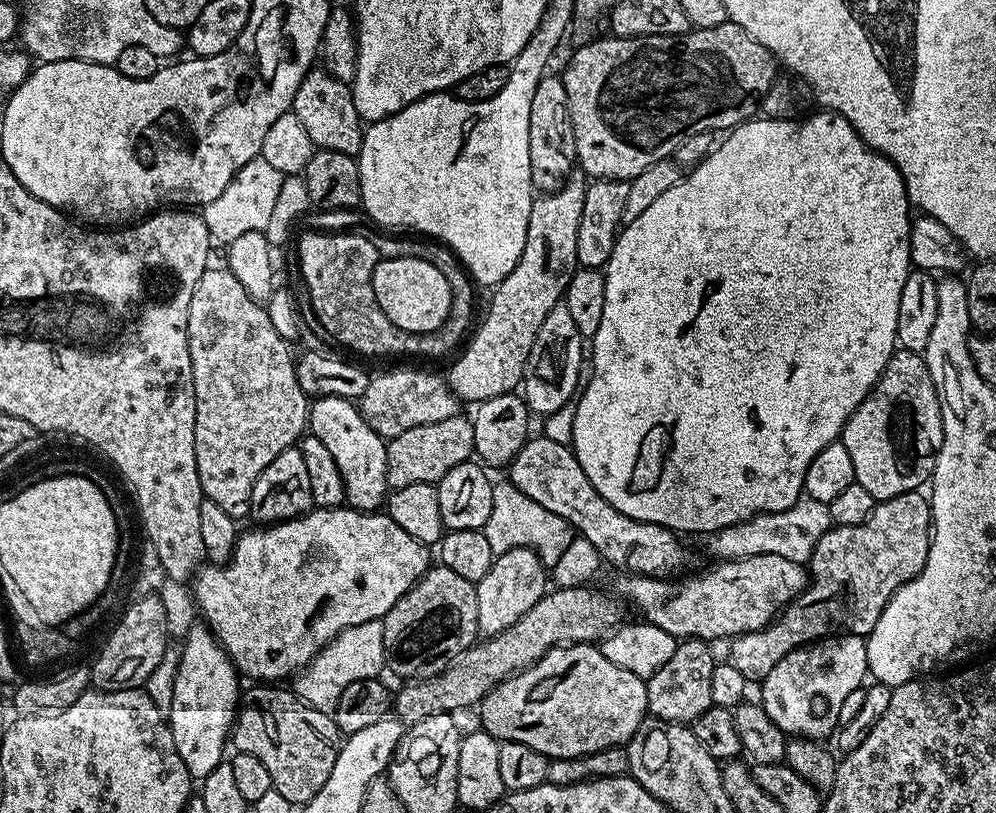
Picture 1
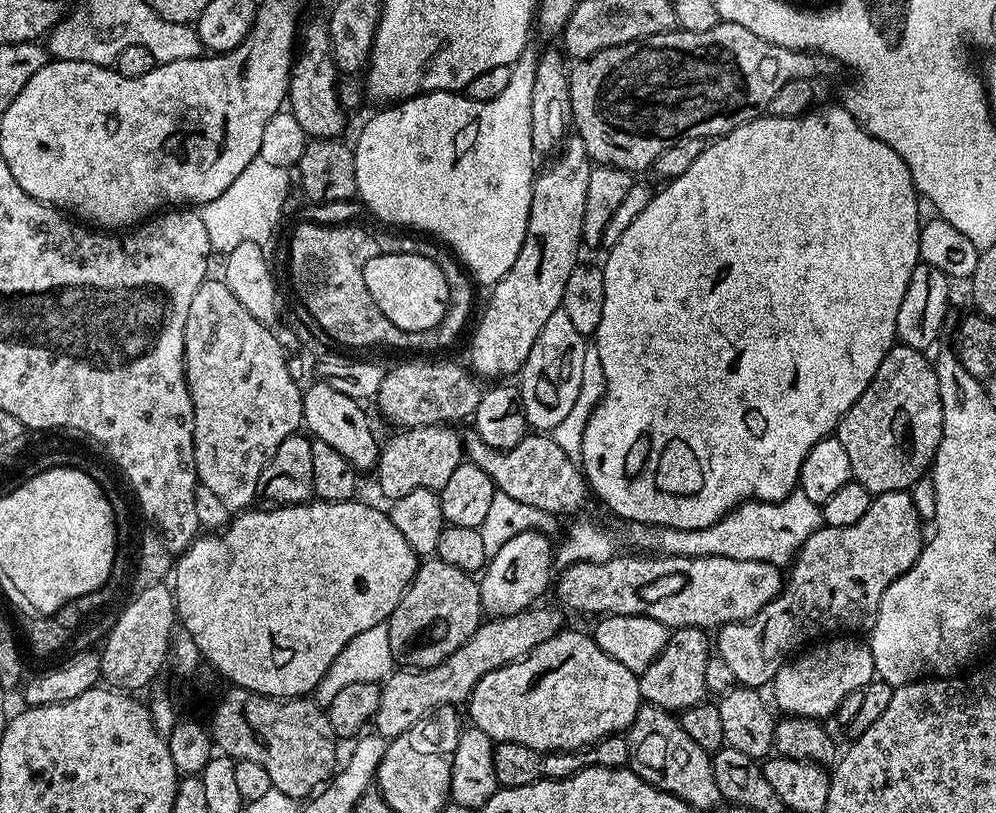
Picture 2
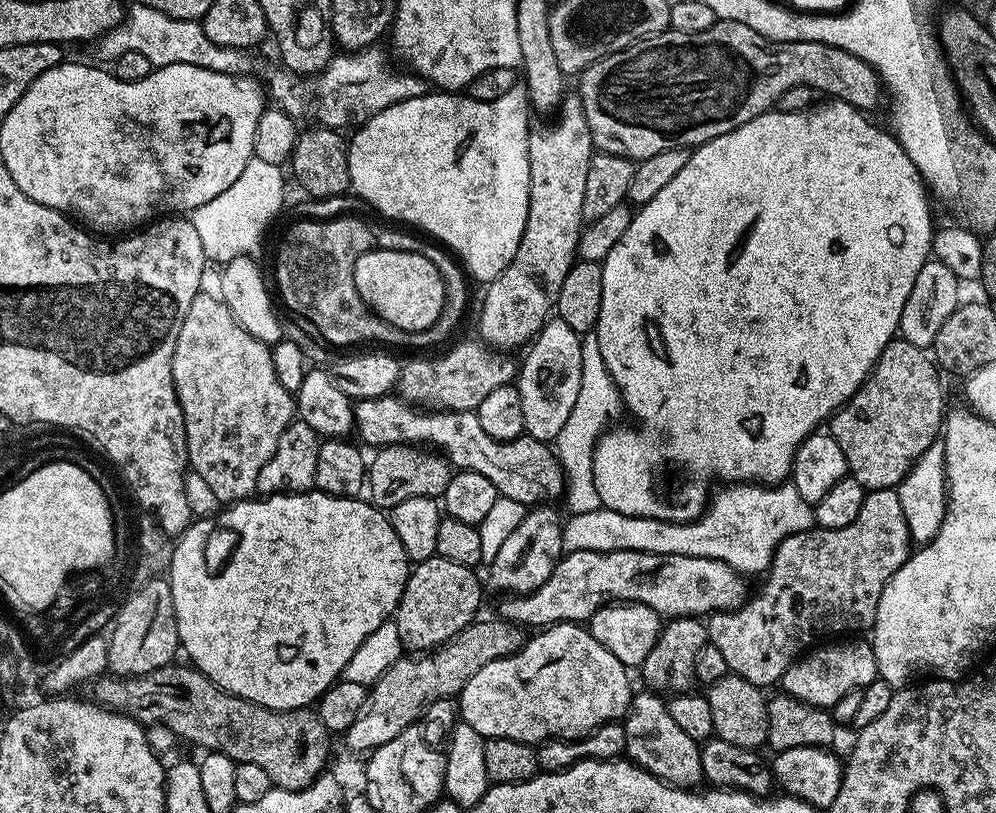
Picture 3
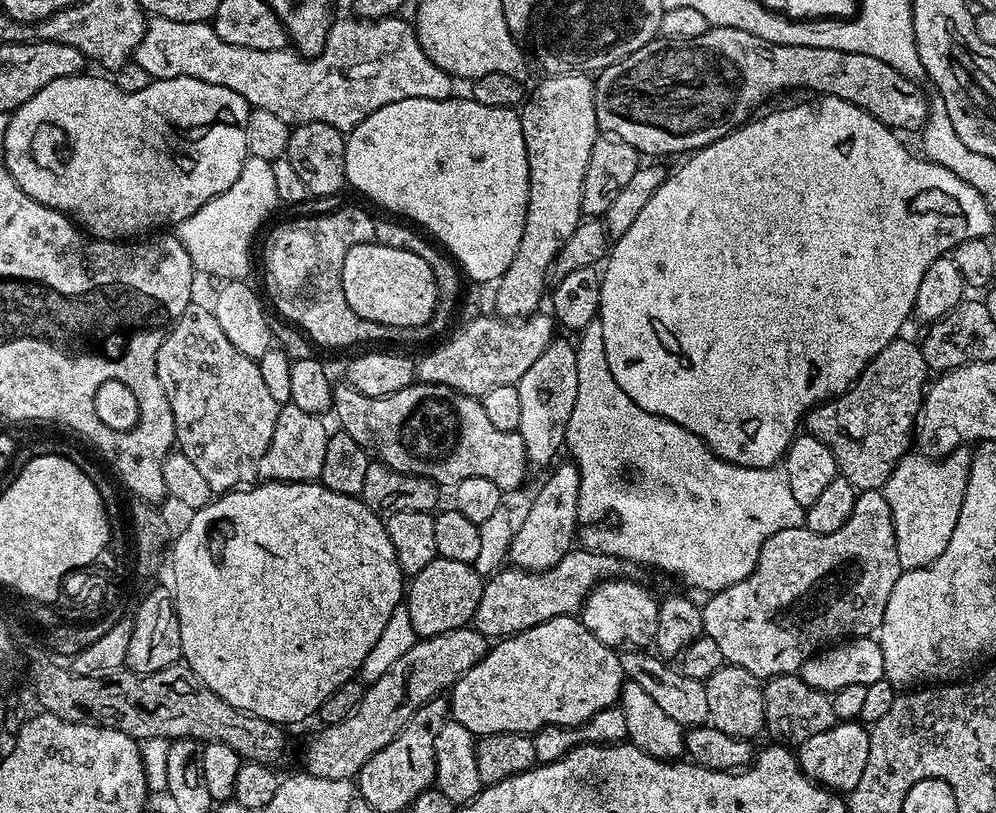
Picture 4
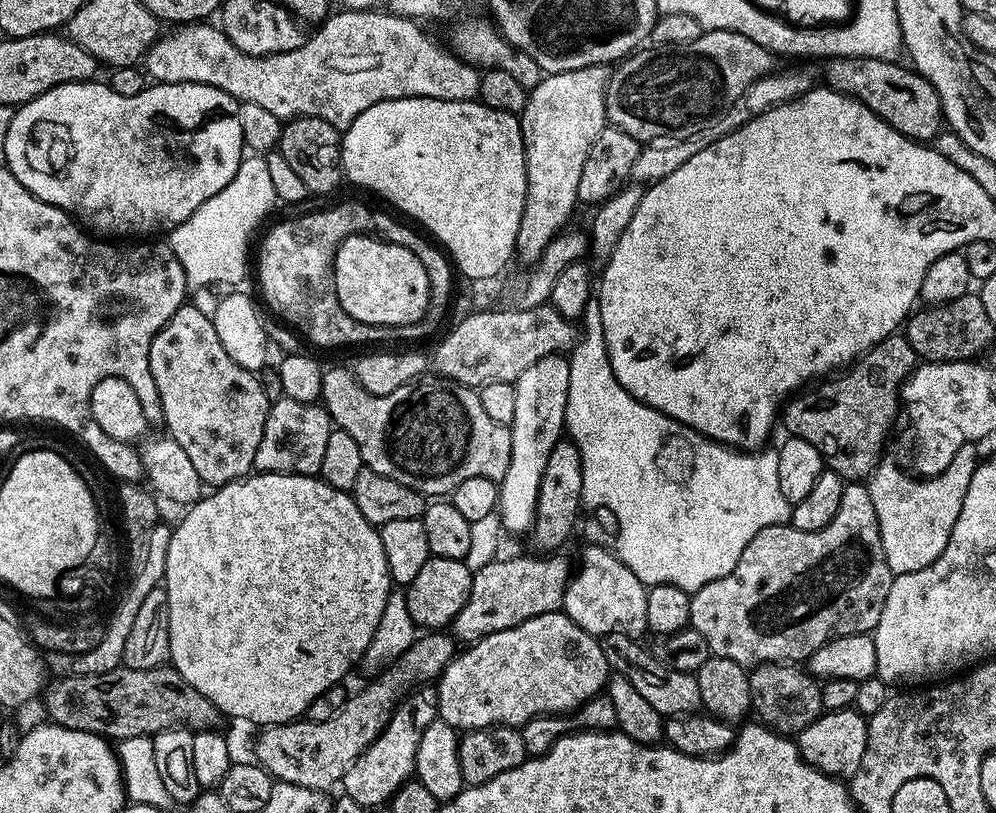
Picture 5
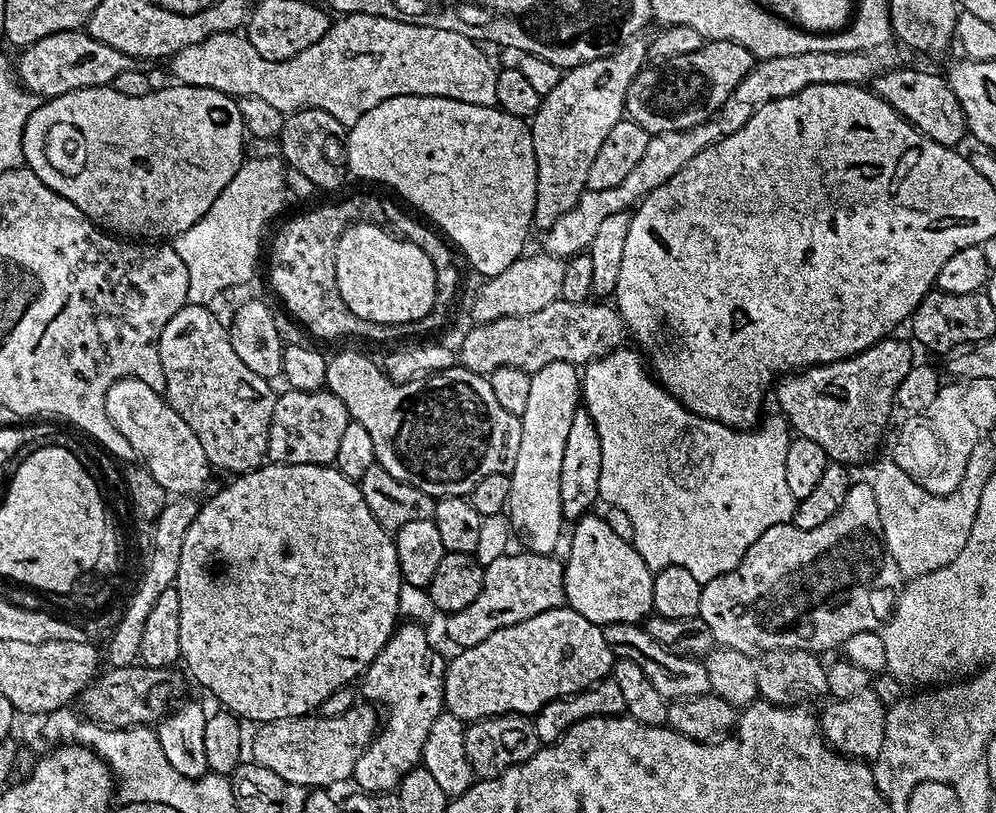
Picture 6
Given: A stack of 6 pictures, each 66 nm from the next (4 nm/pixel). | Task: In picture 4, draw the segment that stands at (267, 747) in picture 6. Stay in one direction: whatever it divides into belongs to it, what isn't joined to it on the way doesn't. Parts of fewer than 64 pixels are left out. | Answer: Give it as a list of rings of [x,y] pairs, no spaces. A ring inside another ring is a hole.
[[[470,626],[455,628],[446,634],[417,639],[416,644],[410,646],[410,650],[406,650],[406,654],[402,654],[402,658],[398,658],[398,662],[394,662],[394,666],[390,666],[390,670],[386,670],[386,674],[382,674],[382,678],[378,678],[373,684],[364,688],[358,706],[346,718],[342,718],[342,722],[329,724],[319,729],[321,732],[304,748],[303,771],[307,775],[322,779],[355,777],[363,764],[370,762],[370,758],[374,758],[374,754],[378,754],[378,750],[386,747],[408,725],[409,720],[419,708],[435,701],[432,699],[439,692],[447,693],[452,685],[458,682],[458,678],[462,678],[462,674],[466,674],[466,670],[470,670],[470,666],[477,664],[488,653],[489,647],[489,637]]]

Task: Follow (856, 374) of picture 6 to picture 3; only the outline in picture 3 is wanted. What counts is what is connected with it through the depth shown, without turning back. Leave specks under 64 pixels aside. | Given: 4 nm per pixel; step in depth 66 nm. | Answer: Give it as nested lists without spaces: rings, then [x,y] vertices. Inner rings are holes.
[[[894,338],[884,348],[880,361],[868,375],[862,387],[830,417],[830,434],[846,456],[848,471],[866,490],[896,488],[910,474],[927,447],[941,435],[946,419],[944,388],[940,385],[941,373],[927,351],[910,342]]]

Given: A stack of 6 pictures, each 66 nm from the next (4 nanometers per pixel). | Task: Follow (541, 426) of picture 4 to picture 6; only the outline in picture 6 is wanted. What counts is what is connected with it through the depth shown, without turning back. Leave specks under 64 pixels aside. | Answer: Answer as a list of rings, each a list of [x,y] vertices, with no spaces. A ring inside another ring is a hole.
[[[550,362],[542,366],[542,370],[531,373],[528,377],[528,389],[524,409],[518,413],[518,436],[520,441],[514,444],[514,459],[510,464],[508,476],[508,503],[506,517],[511,531],[521,540],[523,547],[529,552],[540,556],[551,556],[557,550],[556,543],[560,540],[560,492],[557,490],[558,470],[562,458],[562,446],[565,445],[569,422],[578,410],[578,397],[582,392],[582,380],[575,364],[566,362]]]

